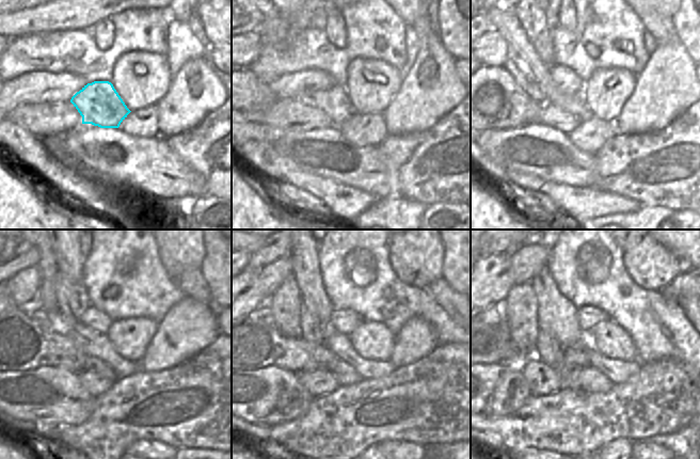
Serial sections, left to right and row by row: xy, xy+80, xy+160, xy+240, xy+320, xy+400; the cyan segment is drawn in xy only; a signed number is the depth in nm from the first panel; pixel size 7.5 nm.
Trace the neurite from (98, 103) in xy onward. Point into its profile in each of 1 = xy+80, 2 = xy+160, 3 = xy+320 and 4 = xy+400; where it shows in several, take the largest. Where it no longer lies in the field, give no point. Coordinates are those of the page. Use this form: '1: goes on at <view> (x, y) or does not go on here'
1: goes on at xy+80 (334, 103)
2: goes on at xy+160 (530, 89)
3: goes on at xy+320 (264, 313)
4: goes on at xy+400 (493, 316)

